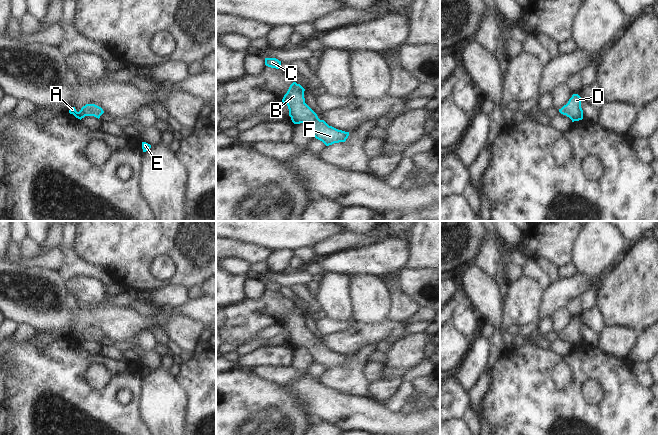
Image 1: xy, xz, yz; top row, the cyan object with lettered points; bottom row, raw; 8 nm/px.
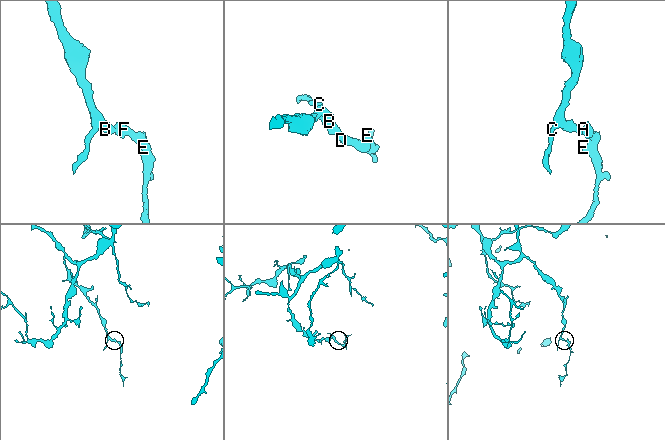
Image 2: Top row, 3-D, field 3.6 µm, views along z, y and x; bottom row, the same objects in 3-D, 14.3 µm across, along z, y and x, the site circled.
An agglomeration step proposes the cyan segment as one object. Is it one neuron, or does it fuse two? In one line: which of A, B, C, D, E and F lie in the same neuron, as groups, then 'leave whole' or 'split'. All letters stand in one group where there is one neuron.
A B C D E F | leave whole

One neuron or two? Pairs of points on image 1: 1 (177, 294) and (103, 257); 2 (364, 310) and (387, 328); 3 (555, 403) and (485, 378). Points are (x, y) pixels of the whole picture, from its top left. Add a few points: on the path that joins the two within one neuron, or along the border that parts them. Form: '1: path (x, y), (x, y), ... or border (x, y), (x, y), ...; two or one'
1: border (187, 287), (164, 286), (150, 292); two
2: border (386, 317), (378, 322), (364, 323), (356, 321); two
3: border (491, 373), (489, 386), (481, 402); two

